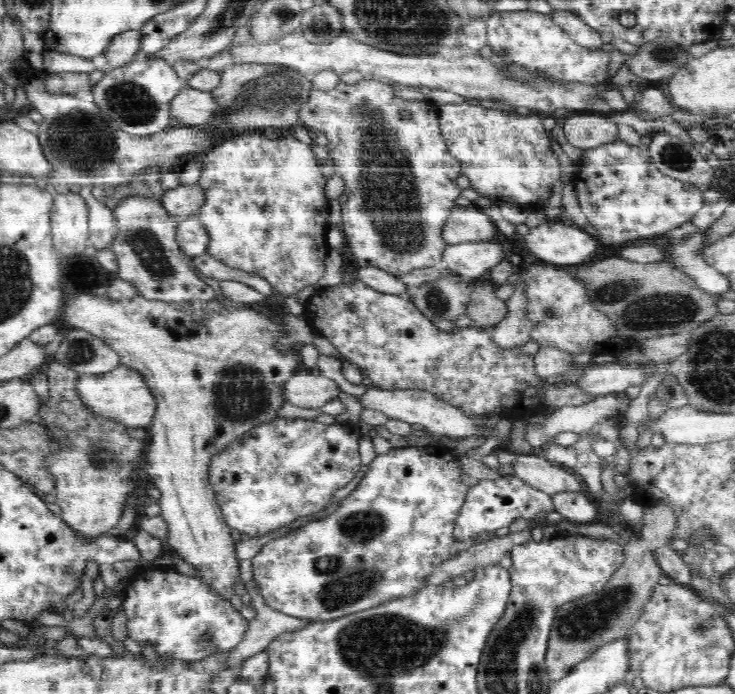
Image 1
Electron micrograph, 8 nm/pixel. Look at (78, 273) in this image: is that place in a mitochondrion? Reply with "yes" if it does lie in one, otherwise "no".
no

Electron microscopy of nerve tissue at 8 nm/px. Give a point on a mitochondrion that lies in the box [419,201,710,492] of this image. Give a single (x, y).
(671, 308)

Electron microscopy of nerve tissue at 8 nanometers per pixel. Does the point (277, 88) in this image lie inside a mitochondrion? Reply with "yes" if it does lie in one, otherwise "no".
yes

